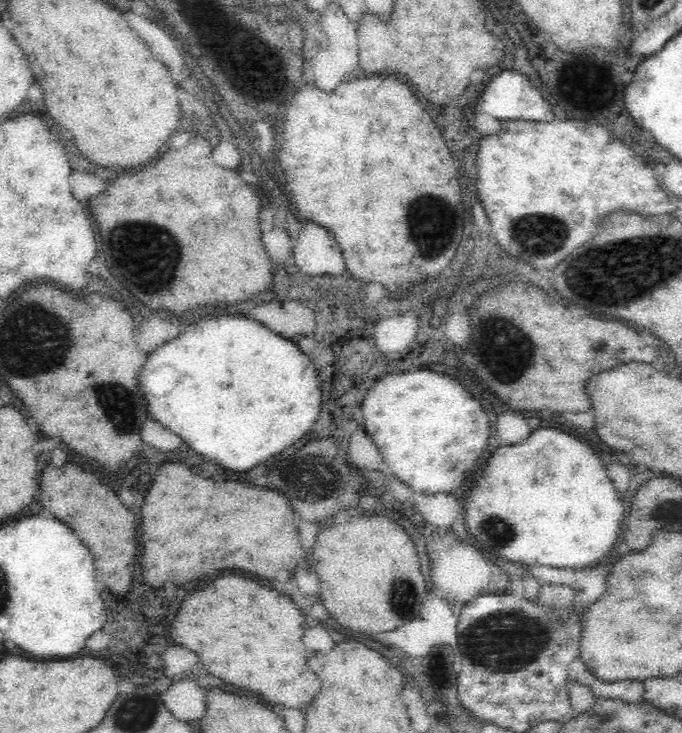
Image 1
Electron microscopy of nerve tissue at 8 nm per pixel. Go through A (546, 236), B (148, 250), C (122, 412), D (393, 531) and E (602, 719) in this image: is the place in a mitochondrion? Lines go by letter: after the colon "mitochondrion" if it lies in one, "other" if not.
A: mitochondrion
B: mitochondrion
C: mitochondrion
D: other
E: mitochondrion

